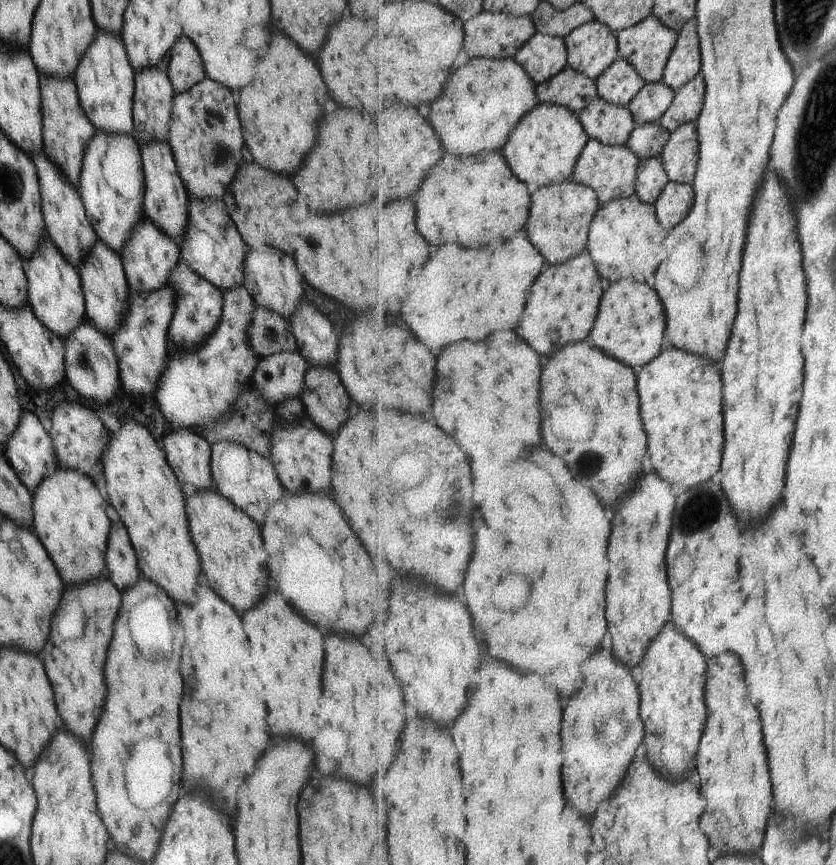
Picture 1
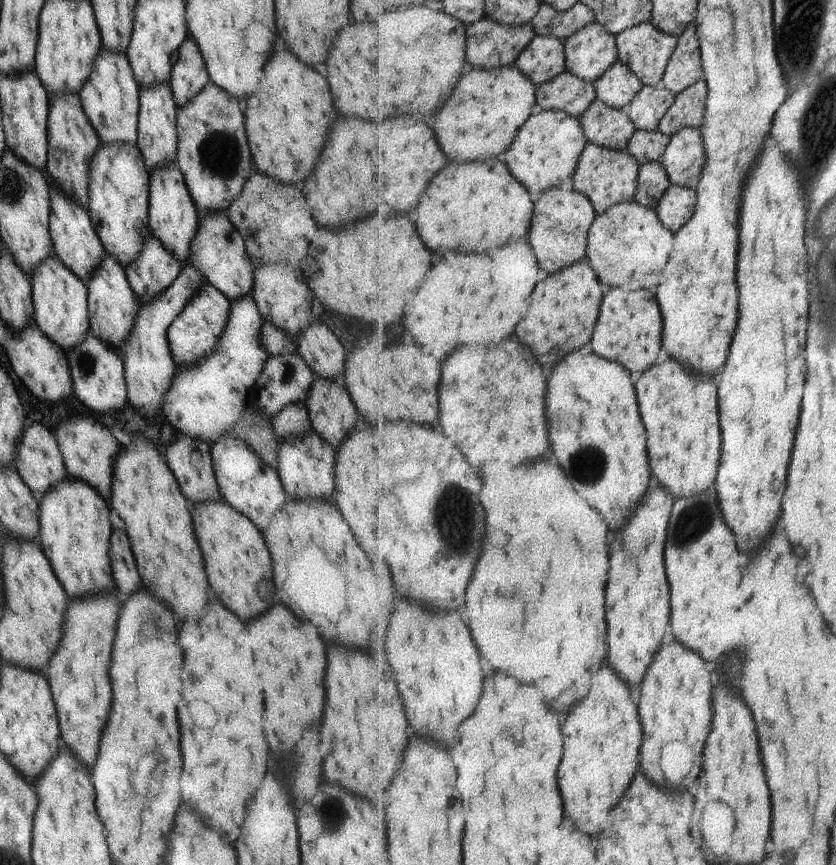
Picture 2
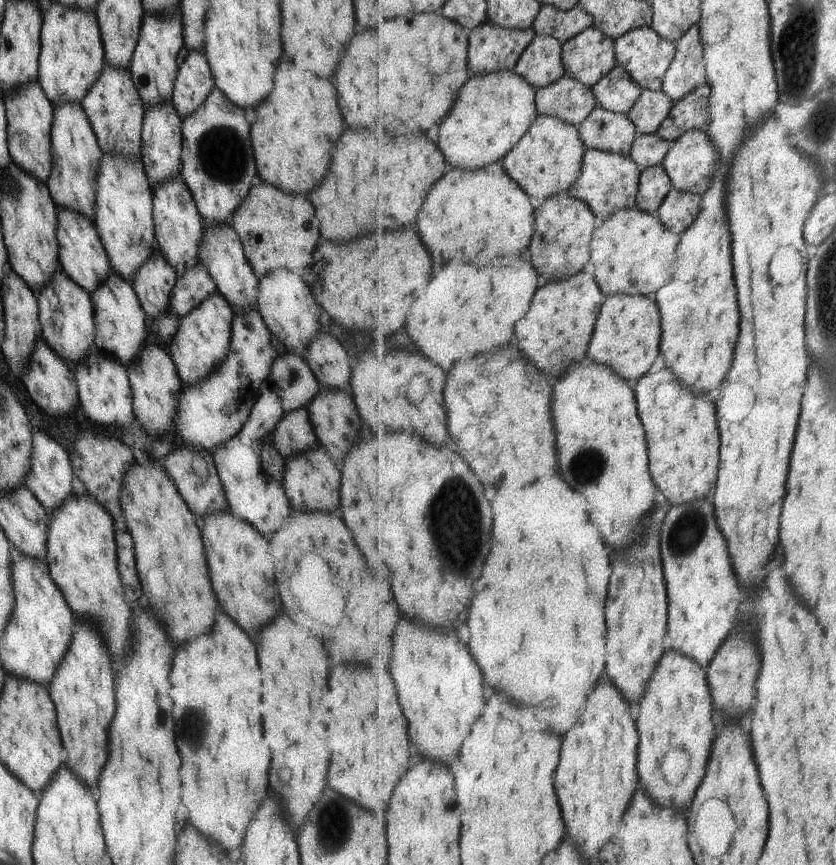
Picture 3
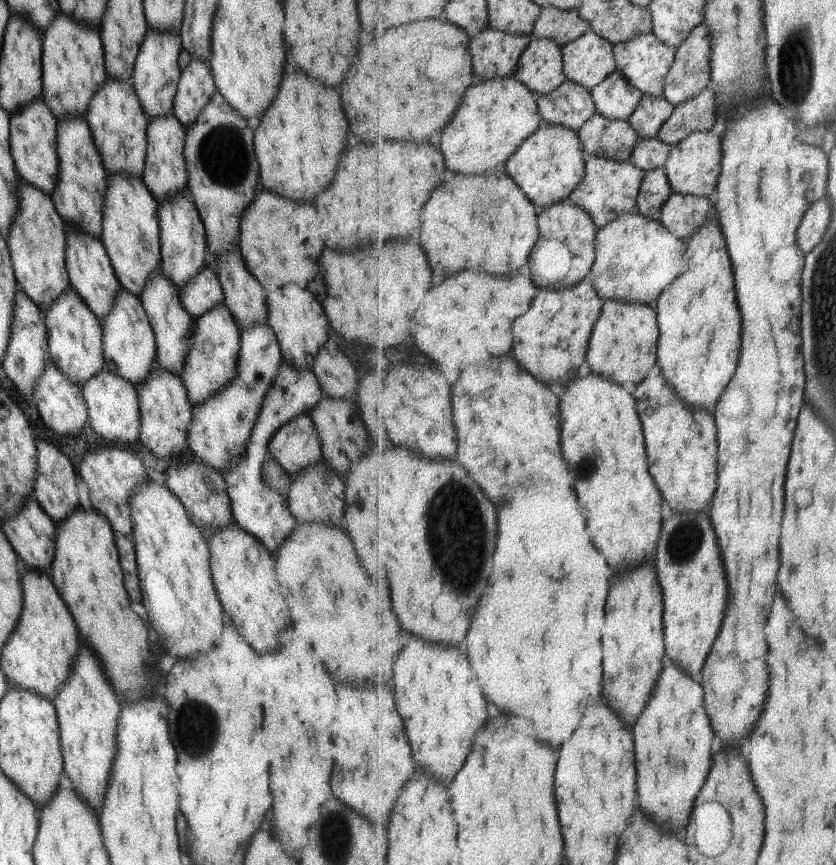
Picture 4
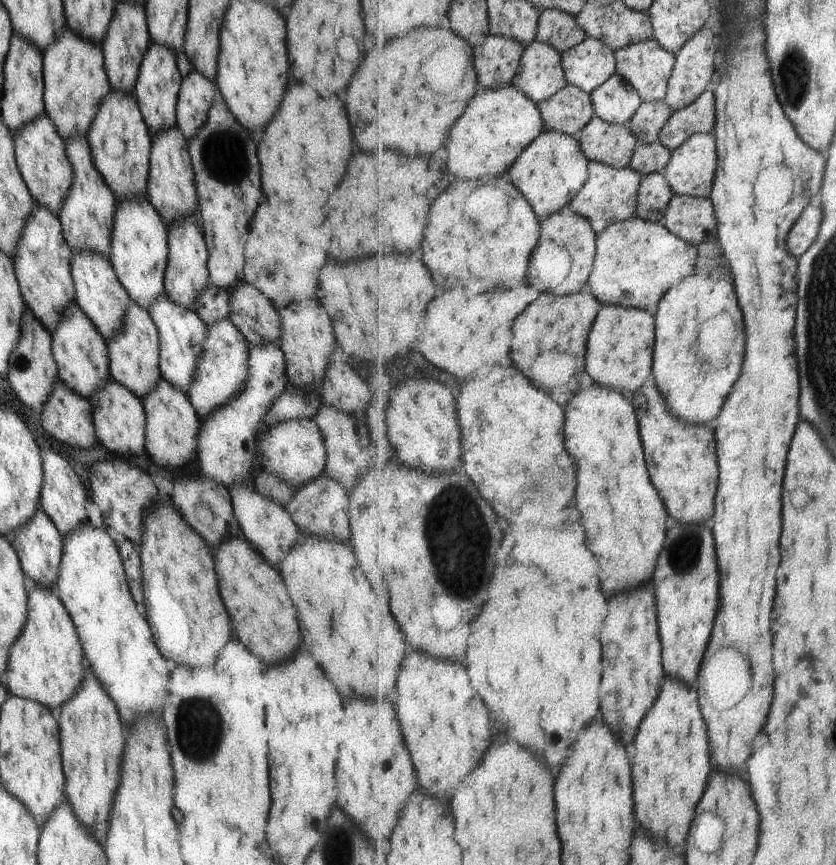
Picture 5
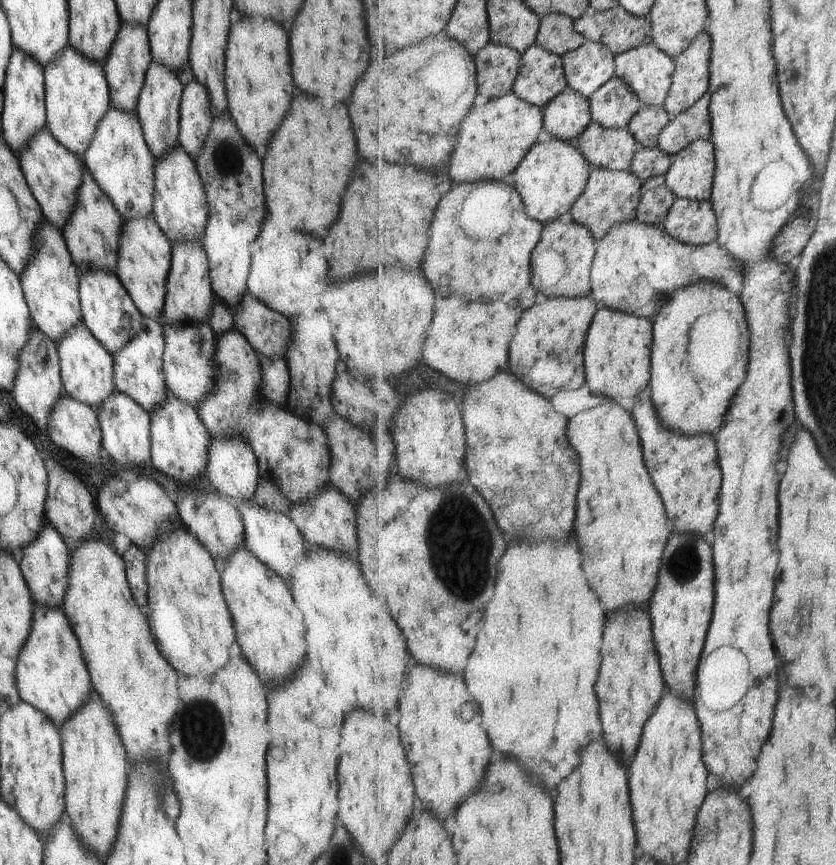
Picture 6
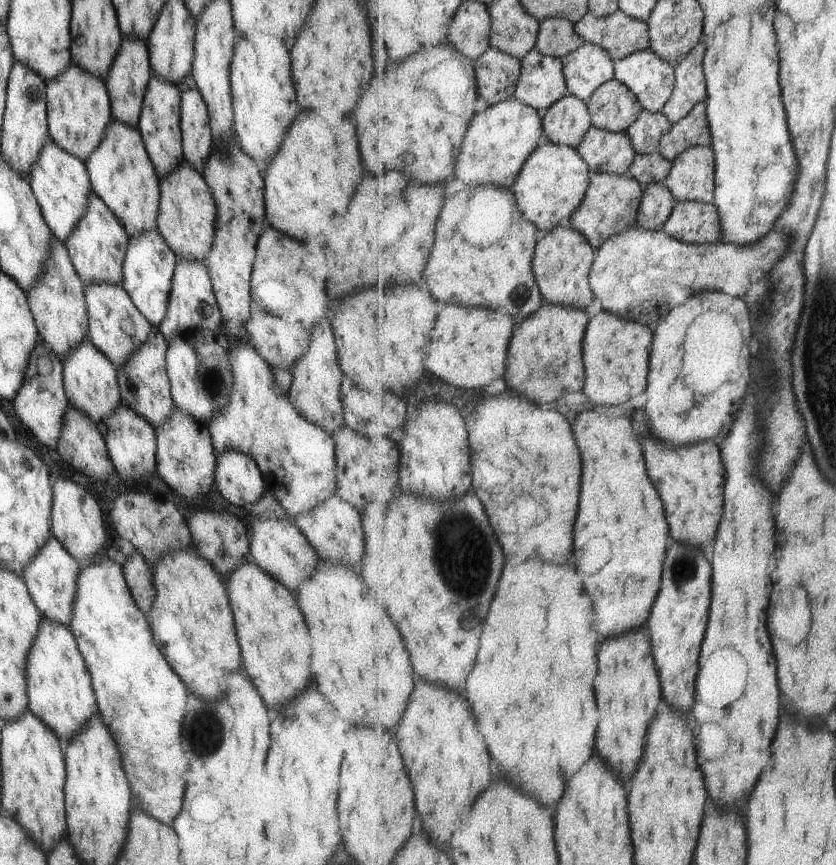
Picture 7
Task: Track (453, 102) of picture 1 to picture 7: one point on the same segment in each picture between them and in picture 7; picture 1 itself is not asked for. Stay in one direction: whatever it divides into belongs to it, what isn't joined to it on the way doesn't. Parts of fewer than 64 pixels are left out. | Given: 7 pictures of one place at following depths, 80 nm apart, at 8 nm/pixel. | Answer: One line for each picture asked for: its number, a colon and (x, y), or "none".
2: (481, 120)
3: (496, 110)
4: (496, 117)
5: (500, 124)
6: (494, 138)
7: (498, 144)

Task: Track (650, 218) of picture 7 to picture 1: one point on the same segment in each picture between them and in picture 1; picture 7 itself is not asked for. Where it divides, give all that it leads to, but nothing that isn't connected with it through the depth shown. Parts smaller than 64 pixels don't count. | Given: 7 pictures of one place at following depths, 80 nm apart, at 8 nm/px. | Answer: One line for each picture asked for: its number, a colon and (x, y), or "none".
1: (652, 177)
2: (653, 182)
3: (655, 184)
4: (656, 189)
5: (656, 194)
6: (657, 198)

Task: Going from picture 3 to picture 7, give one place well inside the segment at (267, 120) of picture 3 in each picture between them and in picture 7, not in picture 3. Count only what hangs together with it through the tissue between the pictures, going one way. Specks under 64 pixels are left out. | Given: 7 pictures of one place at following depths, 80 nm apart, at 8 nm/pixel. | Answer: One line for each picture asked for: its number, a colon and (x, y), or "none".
4: (305, 120)
5: (311, 175)
6: (293, 167)
7: (325, 159)

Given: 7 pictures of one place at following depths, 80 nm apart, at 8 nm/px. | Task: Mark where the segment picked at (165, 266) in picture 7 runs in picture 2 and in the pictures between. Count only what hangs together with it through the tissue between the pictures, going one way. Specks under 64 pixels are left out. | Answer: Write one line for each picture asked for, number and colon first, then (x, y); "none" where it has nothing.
2: (118, 181)
3: (122, 219)
4: (129, 233)
5: (138, 250)
6: (143, 256)

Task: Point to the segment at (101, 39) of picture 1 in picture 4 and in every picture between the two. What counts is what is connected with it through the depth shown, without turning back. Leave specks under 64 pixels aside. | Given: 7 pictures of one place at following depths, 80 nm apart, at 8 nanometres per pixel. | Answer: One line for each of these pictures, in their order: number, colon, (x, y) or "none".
2: (109, 97)
3: (114, 110)
4: (114, 116)

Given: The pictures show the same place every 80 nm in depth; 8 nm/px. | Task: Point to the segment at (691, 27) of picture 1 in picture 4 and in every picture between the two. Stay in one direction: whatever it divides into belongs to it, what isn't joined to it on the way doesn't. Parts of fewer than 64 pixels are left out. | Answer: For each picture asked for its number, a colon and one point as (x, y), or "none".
2: (685, 68)
3: (688, 71)
4: (690, 74)

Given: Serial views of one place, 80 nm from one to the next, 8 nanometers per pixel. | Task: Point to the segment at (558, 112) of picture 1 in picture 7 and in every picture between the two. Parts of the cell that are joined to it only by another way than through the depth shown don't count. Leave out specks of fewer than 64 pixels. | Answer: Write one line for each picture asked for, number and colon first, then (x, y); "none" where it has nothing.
2: (545, 154)
3: (548, 160)
4: (550, 165)
5: (552, 170)
6: (555, 173)
7: (554, 182)

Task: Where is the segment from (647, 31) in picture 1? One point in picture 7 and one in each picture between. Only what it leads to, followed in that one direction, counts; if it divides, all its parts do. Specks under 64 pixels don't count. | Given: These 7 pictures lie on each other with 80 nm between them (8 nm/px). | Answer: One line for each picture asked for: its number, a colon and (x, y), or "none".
2: (646, 50)
3: (647, 56)
4: (645, 60)
5: (646, 65)
6: (649, 71)
7: (652, 80)

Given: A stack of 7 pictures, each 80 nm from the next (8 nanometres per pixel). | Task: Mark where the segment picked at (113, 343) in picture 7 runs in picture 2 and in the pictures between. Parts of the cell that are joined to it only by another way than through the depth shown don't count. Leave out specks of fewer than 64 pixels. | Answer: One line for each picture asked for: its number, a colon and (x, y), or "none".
2: (74, 242)
3: (81, 256)
4: (90, 275)
5: (97, 292)
6: (107, 312)

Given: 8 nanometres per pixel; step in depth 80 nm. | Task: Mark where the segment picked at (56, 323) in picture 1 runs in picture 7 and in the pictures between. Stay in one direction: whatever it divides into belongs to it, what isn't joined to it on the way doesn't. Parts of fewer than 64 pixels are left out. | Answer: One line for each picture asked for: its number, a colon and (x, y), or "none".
2: (58, 297)
3: (65, 313)
4: (74, 337)
5: (80, 354)
6: (86, 373)
7: (89, 379)

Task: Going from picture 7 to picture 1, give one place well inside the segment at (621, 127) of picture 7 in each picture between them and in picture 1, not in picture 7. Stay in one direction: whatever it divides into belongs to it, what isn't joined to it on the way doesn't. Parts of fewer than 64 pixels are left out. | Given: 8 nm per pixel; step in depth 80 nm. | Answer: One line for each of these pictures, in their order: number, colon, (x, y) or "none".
1: (621, 83)
2: (618, 87)
3: (618, 92)
4: (617, 98)
5: (617, 101)
6: (614, 105)

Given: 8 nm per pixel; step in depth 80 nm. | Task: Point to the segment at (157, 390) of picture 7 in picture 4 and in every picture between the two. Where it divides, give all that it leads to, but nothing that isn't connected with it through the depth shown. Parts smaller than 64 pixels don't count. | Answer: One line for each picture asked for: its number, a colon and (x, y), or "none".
4: (128, 345)
5: (132, 352)
6: (137, 367)

